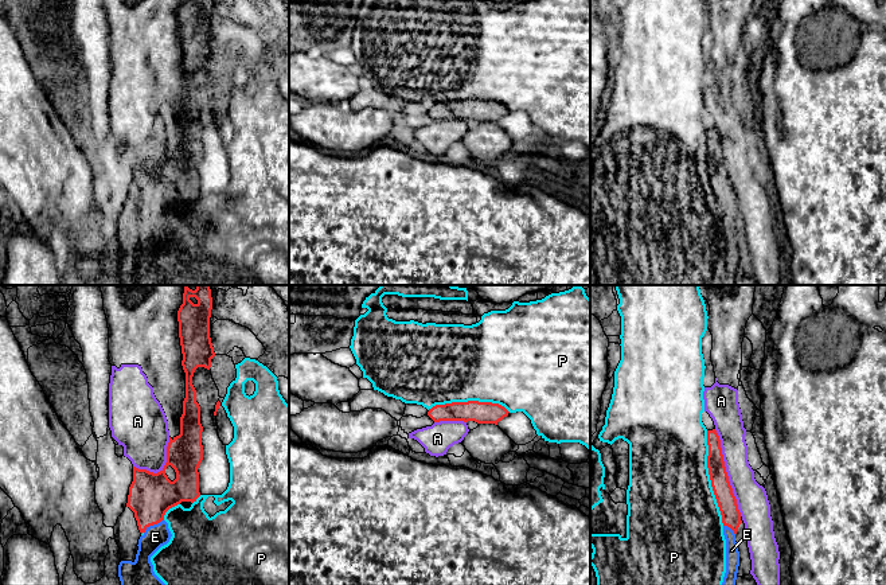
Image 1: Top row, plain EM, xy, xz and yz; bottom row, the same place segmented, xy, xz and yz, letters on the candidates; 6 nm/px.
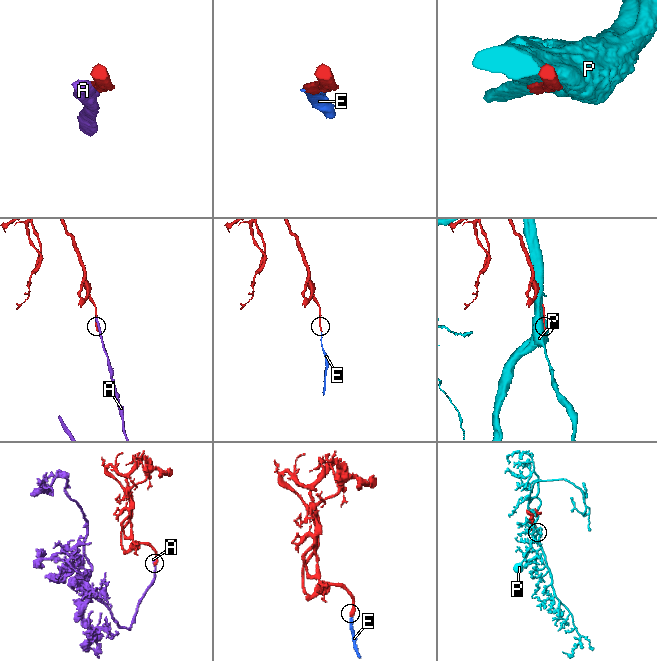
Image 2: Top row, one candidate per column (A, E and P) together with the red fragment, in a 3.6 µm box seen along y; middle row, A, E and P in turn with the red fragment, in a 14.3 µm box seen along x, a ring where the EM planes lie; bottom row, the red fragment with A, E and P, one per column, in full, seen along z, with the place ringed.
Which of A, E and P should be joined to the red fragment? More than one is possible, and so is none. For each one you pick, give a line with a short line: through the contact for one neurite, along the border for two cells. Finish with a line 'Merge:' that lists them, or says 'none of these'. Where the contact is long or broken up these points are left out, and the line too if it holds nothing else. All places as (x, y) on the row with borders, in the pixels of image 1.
E: xy (151, 495), (152, 525), (155, 537)
Merge: E

